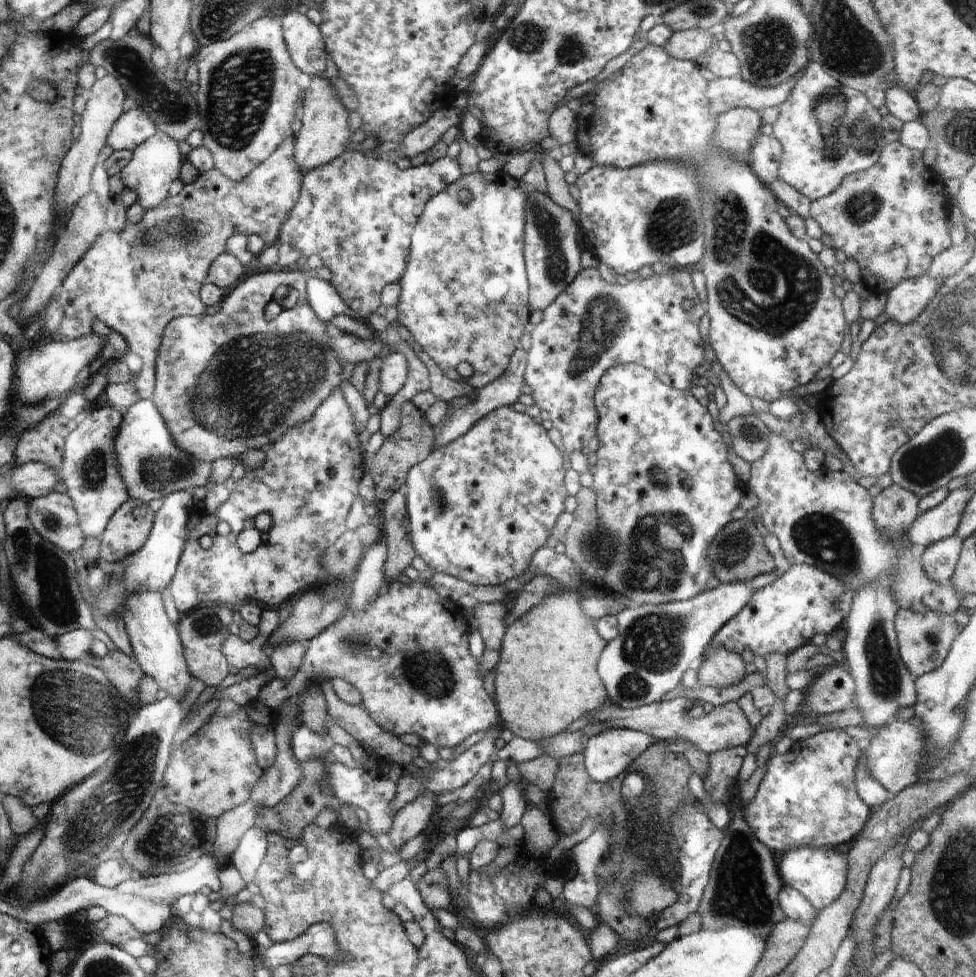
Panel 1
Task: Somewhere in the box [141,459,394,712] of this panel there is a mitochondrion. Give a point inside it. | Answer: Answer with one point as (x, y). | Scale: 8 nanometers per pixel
(207, 624)

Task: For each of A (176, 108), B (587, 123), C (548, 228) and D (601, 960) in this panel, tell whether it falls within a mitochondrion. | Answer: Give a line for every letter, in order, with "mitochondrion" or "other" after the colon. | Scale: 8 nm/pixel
A: mitochondrion
B: other
C: mitochondrion
D: other

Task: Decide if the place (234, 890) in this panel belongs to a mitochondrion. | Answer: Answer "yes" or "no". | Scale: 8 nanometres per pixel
no

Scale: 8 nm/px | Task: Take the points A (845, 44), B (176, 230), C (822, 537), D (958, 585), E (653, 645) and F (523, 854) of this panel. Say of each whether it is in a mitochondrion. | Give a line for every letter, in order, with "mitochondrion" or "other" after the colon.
A: mitochondrion
B: mitochondrion
C: mitochondrion
D: other
E: mitochondrion
F: other

